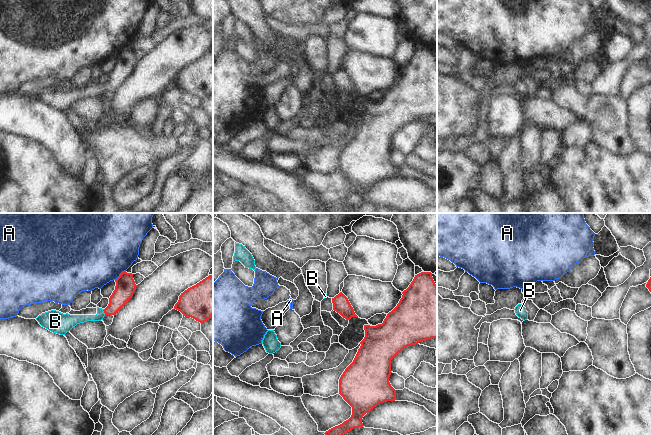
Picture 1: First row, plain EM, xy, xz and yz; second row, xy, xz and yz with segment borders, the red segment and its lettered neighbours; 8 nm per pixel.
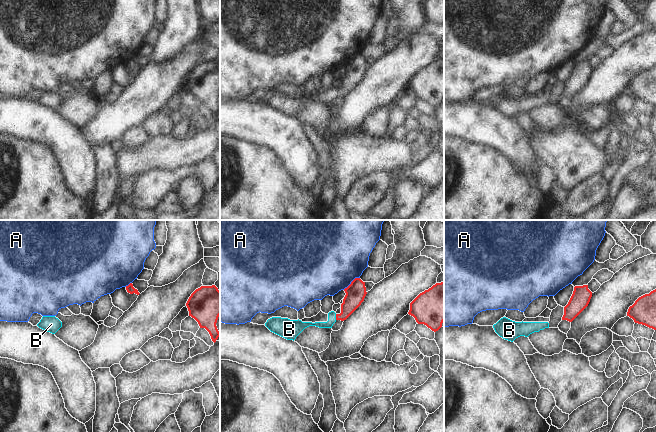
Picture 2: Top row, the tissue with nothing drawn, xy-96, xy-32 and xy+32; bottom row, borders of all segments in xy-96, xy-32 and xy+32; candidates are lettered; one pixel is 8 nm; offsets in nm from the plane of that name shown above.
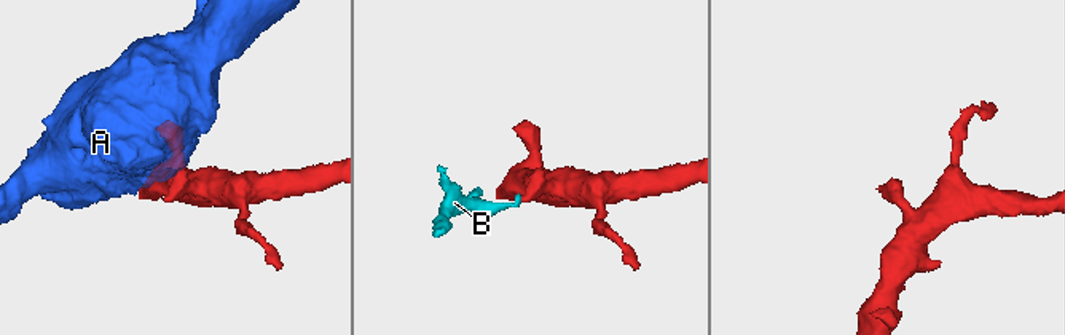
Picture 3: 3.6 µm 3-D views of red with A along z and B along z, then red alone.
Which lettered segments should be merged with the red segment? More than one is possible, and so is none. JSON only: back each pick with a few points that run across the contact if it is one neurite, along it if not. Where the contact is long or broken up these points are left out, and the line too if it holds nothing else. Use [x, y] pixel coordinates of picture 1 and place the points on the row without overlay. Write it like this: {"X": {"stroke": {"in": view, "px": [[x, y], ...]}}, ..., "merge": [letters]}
{"B": {"stroke": {"in": "xy", "px": [[124, 65], [119, 74], [104, 88], [98, 93], [74, 95]]}}, "merge": ["B"]}

